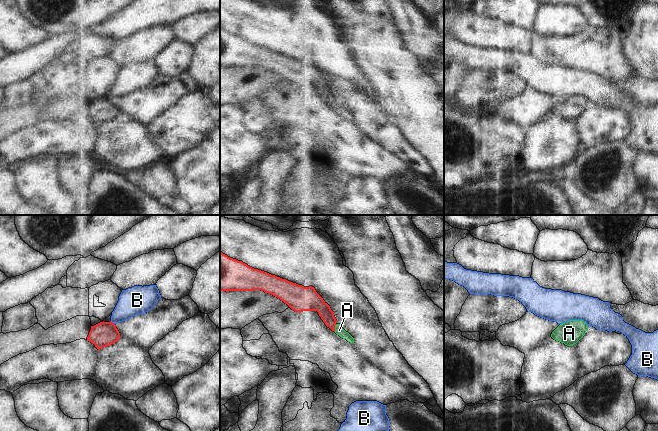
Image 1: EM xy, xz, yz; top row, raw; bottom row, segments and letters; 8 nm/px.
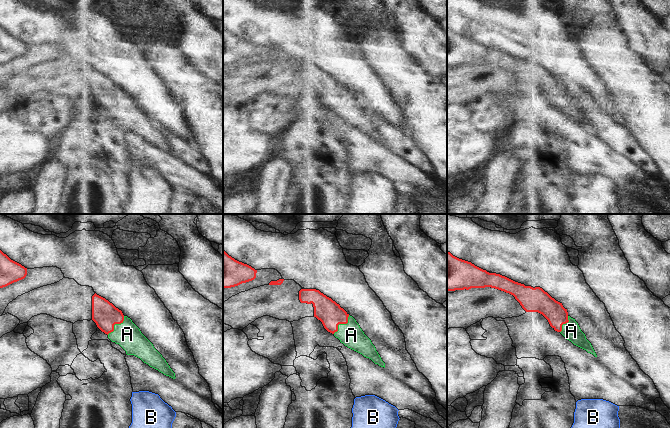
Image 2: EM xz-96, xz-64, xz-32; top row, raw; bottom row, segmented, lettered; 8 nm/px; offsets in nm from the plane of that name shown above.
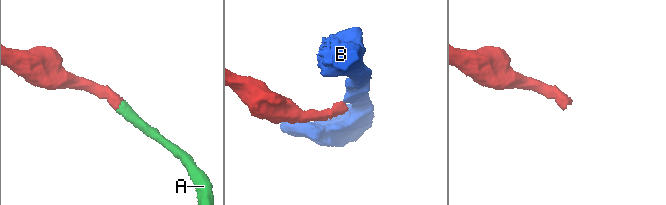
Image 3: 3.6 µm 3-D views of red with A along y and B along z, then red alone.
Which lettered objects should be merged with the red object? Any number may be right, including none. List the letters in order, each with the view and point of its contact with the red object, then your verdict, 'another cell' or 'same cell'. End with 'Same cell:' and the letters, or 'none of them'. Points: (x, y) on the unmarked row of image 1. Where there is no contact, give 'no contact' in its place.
A: contact xz (334, 104); same cell
B: contact xy (111, 98); another cell
Same cell: A

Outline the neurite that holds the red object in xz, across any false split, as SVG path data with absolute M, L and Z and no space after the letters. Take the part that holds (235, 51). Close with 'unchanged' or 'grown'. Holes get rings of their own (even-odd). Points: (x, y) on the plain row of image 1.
M220 27L220 67L254 66L277 73L295 88L317 87L327 103L341 114L354 119L354 114L337 99L334 88L314 63L304 63L254 45Z; grown

